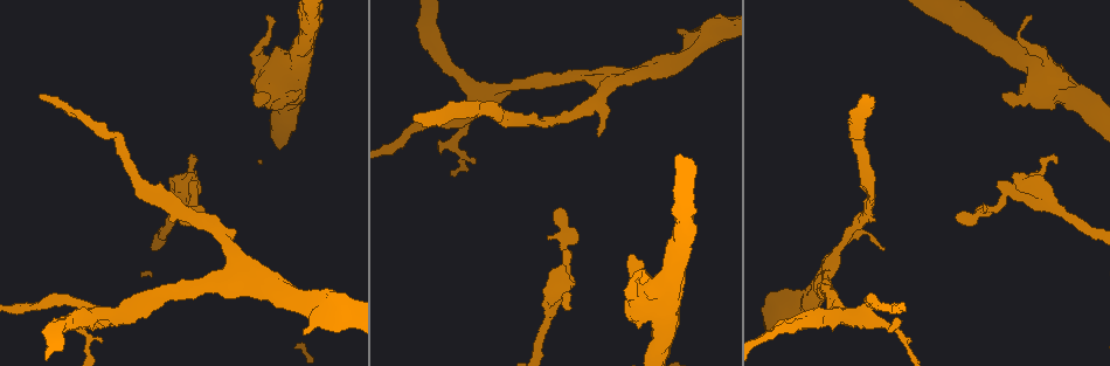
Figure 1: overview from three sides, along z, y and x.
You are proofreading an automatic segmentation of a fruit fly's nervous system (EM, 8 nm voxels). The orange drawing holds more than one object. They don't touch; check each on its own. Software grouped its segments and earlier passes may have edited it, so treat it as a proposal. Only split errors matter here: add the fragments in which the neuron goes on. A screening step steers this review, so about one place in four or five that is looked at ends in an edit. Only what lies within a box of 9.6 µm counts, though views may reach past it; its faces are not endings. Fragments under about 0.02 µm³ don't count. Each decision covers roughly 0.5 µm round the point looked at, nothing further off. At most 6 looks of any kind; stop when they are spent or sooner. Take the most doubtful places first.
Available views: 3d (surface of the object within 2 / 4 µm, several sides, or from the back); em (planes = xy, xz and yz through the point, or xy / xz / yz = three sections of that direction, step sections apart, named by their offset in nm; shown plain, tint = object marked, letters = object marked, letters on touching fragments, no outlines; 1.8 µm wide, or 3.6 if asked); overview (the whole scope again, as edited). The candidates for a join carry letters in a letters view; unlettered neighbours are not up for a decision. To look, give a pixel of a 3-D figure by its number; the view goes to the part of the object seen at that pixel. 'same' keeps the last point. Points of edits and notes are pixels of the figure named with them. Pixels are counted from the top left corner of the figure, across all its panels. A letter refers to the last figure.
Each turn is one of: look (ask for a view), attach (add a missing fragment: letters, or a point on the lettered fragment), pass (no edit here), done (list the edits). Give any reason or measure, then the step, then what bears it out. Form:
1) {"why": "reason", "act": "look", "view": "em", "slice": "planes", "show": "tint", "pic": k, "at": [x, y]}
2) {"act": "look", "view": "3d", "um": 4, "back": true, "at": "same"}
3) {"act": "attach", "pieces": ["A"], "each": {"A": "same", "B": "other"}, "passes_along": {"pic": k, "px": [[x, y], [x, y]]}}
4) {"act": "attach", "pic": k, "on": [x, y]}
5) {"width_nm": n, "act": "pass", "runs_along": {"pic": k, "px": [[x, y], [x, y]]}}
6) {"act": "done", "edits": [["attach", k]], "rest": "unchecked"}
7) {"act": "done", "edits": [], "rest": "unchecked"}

{"why": "an open end", "act": "look", "view": "em", "um": 3.6, "slice": "yz", "step": 4, "show": "plain", "pic": 1, "at": [39, 95]}

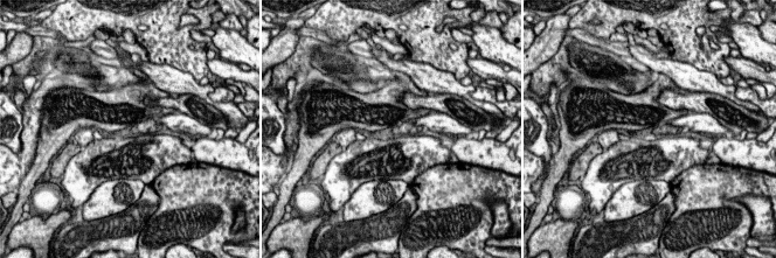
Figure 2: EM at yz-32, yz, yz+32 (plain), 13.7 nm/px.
{"why": "with the object marked", "act": "look", "view": "em", "um": 3.6, "slice": "yz", "step": 4, "show": "tint", "at": "same"}

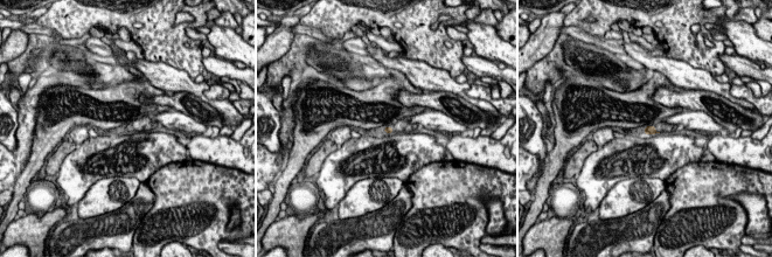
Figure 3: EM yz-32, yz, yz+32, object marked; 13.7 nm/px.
{"why": "what lies round it", "act": "look", "view": "em", "um": 3.6, "slice": "yz", "step": 4, "show": "letters", "at": "same"}

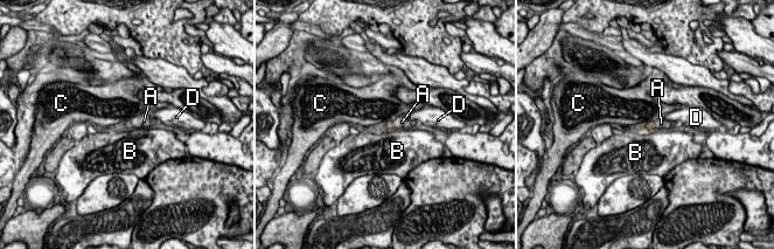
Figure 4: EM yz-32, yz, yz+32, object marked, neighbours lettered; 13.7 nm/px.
{"longest_contact_nm": ["B", 220], "act": "attach", "pieces": ["A"], "each": {"A": "same", "B": "other", "C": "other", "D": "other"}, "found": "the neuron continues"}

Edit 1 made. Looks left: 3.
{"why": "see it whole again", "act": "look", "view": "overview"}

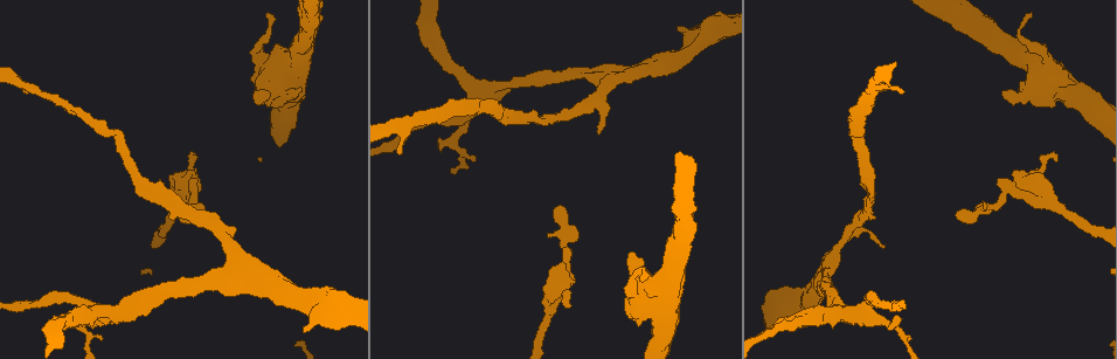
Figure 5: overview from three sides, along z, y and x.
{"why": "an open end", "act": "look", "view": "em", "slice": "planes", "show": "letters", "pic": 5, "at": [298, 89]}

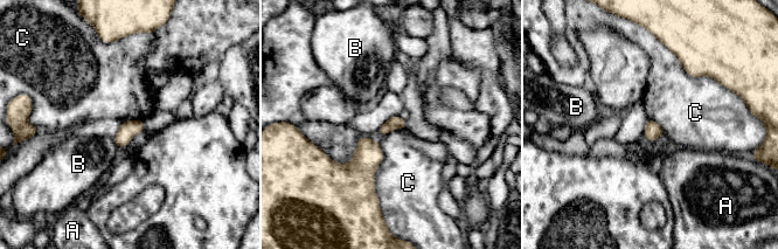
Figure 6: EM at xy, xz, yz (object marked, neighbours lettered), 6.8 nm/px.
{"act": "pass", "each": {"A": "other", "B": "other", "C": "other"}, "found": "no lettered fragment goes on from it"}

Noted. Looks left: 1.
{"why": "an open end", "act": "look", "view": "em", "slice": "planes", "show": "letters", "pic": 5, "at": [132, 321]}

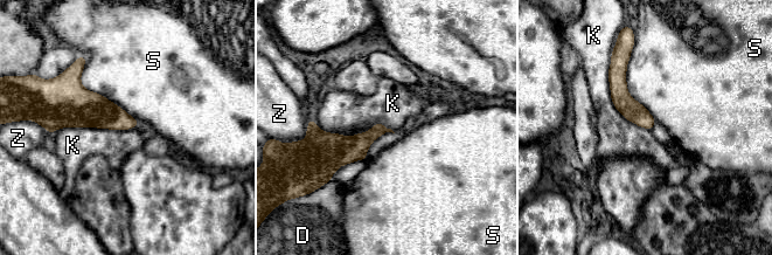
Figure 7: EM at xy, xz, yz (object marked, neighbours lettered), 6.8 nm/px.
{"act": "pass", "each": {"D": "other", "K": "other", "S": "other", "Z": "other"}, "border": {"pic": 7, "px": [[138, 124], [50, 133]]}, "found": "no lettered fragment goes on from it"}

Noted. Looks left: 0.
{"act": "done", "edits": [["attach", 4]], "rest": "unchecked"}

